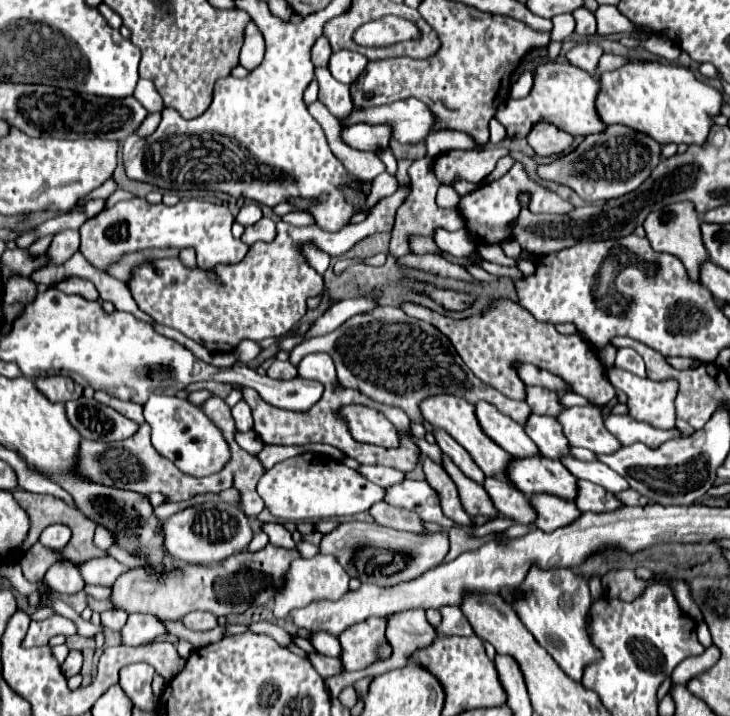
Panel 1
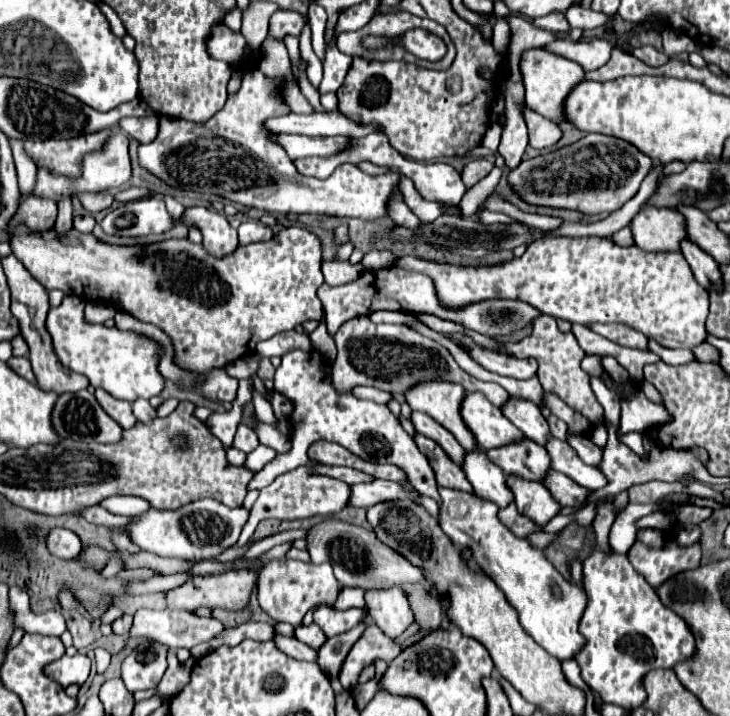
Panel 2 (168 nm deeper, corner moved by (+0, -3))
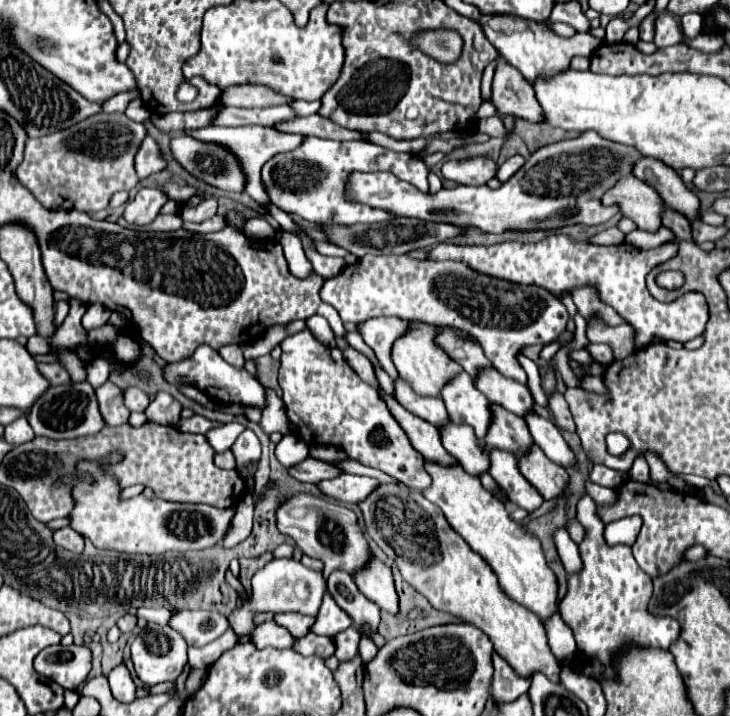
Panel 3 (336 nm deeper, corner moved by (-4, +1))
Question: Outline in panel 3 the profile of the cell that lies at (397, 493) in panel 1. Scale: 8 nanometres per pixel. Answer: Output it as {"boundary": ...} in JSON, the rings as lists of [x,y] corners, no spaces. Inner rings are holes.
{"boundary":[[[347,473],[319,483],[319,489],[325,495],[341,503],[359,503],[367,499],[377,487],[379,487],[379,481],[373,477],[359,477],[359,475],[347,475]]]}

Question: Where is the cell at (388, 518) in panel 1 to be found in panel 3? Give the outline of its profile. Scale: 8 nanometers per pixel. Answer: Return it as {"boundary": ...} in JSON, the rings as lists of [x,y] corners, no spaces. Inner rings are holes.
{"boundary":[[[381,485],[365,501],[361,501],[359,507],[363,511],[367,535],[397,563],[403,579],[407,583],[411,583],[435,609],[451,613],[451,615],[459,617],[461,621],[467,621],[467,623],[475,625],[477,629],[481,629],[491,639],[495,651],[515,669],[515,673],[529,679],[531,673],[539,671],[539,673],[547,675],[549,681],[559,683],[561,663],[553,655],[553,651],[547,643],[545,627],[539,621],[539,617],[535,613],[527,611],[525,607],[521,607],[519,603],[511,601],[503,593],[493,569],[489,569],[489,565],[483,561],[483,557],[479,557],[477,553],[471,553],[471,549],[467,549],[467,543],[451,529],[451,525],[447,525],[447,519],[443,517],[443,513],[439,513],[437,505],[431,505],[419,491],[413,491],[405,485]]]}

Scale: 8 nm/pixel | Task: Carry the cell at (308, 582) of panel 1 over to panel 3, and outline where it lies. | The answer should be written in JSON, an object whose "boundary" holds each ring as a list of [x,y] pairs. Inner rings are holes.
{"boundary":[[[271,559],[253,577],[253,597],[249,599],[249,603],[243,603],[241,607],[237,607],[231,613],[229,623],[239,637],[245,637],[253,631],[253,613],[261,613],[261,611],[291,613],[291,611],[295,611],[295,613],[315,617],[325,593],[327,593],[327,581],[323,577],[323,571],[307,569],[305,565],[301,565],[295,559]]]}

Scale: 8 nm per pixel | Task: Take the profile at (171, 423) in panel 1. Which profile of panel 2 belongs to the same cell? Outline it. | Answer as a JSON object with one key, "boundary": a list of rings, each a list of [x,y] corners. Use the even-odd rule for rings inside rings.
{"boundary":[[[137,399],[133,403],[133,415],[137,417],[137,421],[151,421],[155,419],[155,409],[149,405],[149,401]]]}

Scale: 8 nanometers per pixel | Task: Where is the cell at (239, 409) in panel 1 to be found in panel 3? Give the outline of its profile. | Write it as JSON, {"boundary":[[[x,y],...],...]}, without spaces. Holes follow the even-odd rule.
{"boundary":[[[245,429],[245,431],[237,437],[237,441],[233,443],[231,451],[233,451],[235,459],[237,459],[237,471],[239,471],[241,477],[247,481],[247,487],[251,487],[251,485],[253,485],[253,479],[249,479],[249,477],[245,475],[243,465],[245,465],[247,461],[257,461],[257,459],[259,459],[259,455],[261,455],[261,441],[257,439],[257,435],[255,435],[251,429]]]}

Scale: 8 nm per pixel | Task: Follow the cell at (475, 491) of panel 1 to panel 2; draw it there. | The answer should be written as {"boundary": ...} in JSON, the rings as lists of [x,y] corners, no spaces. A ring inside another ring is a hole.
{"boundary":[[[415,433],[413,439],[415,439],[419,451],[427,457],[429,465],[433,467],[433,473],[435,473],[435,479],[437,479],[439,485],[473,493],[471,491],[471,483],[467,481],[463,469],[459,465],[451,463],[447,453],[443,453],[443,449],[435,441],[431,441],[429,437],[423,437],[421,433]]]}

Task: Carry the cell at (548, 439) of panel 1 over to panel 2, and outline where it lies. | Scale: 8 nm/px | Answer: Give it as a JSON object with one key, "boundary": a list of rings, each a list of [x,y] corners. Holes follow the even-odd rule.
{"boundary":[[[509,397],[507,403],[501,407],[501,411],[513,425],[517,425],[523,431],[527,439],[539,441],[543,445],[543,441],[547,439],[549,427],[545,417],[541,415],[541,409],[533,401]]]}

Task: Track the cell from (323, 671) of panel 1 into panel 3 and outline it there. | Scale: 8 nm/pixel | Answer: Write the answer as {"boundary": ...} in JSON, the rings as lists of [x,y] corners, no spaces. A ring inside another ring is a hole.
{"boundary":[[[267,621],[267,623],[257,625],[255,631],[251,633],[251,639],[259,649],[263,649],[263,647],[293,649],[293,643],[295,643],[295,637],[291,637],[291,633],[287,633],[287,629],[283,629],[275,621]]]}

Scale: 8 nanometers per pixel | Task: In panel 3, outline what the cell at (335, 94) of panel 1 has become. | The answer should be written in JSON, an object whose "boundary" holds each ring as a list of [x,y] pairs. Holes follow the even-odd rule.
{"boundary":[[[295,99],[295,101],[291,103],[291,107],[295,109],[295,113],[297,113],[299,117],[317,113],[317,111],[319,111],[319,105],[321,105],[321,101],[299,101],[299,99]]]}

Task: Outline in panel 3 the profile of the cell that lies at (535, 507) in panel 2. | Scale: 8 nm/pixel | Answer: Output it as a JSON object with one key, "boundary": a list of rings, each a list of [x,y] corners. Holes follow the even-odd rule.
{"boundary":[[[493,449],[489,455],[491,455],[489,475],[501,485],[509,501],[529,513],[541,507],[543,497],[539,497],[539,491],[523,477],[523,473],[519,473],[517,457],[497,449]]]}

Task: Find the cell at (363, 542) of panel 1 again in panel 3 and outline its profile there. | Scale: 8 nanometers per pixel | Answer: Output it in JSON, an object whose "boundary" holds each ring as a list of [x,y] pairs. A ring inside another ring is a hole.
{"boundary":[[[297,495],[283,503],[277,509],[277,527],[281,533],[293,537],[303,553],[323,561],[325,575],[331,575],[337,569],[355,575],[373,557],[365,533],[357,523],[357,515],[343,505],[333,505],[313,495]]]}

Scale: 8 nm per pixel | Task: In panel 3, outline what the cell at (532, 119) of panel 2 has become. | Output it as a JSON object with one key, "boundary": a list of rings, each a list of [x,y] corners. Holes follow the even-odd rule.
{"boundary":[[[499,61],[497,69],[495,69],[491,99],[493,99],[499,115],[513,113],[515,117],[521,117],[531,123],[545,121],[533,87],[527,83],[527,79],[515,67],[507,65],[505,61]]]}

